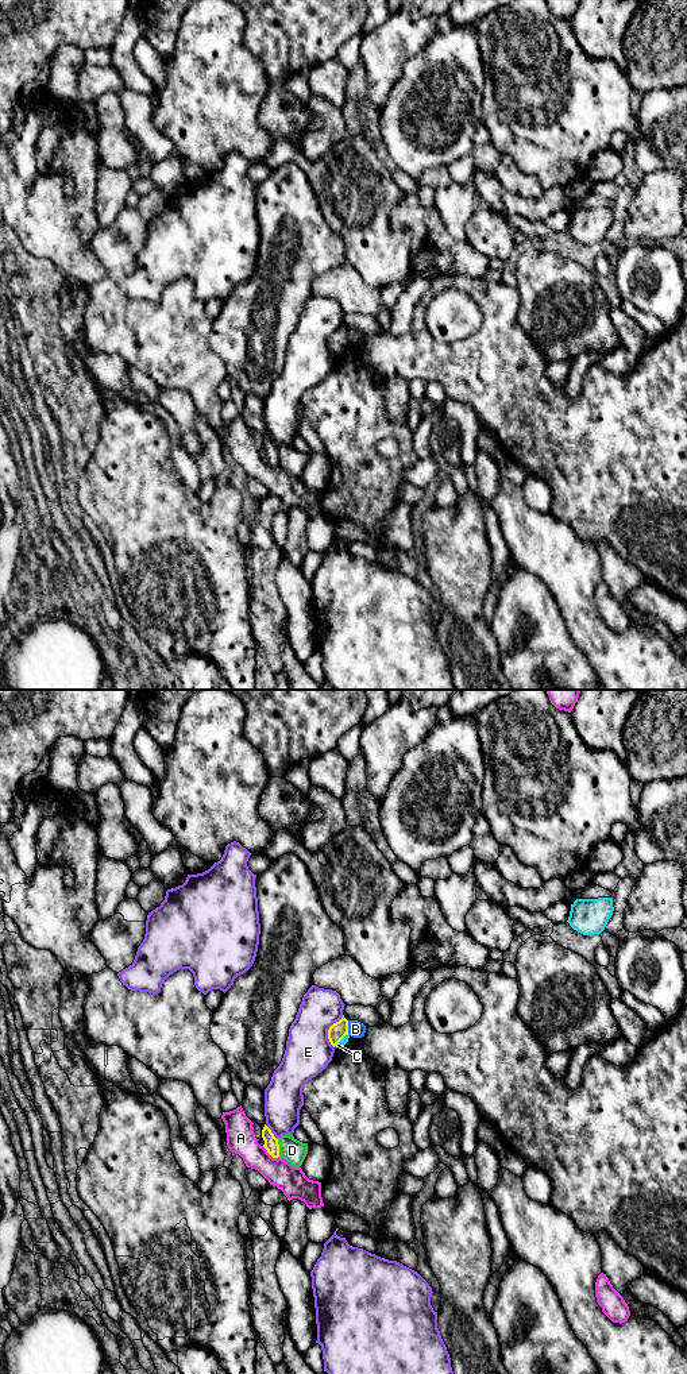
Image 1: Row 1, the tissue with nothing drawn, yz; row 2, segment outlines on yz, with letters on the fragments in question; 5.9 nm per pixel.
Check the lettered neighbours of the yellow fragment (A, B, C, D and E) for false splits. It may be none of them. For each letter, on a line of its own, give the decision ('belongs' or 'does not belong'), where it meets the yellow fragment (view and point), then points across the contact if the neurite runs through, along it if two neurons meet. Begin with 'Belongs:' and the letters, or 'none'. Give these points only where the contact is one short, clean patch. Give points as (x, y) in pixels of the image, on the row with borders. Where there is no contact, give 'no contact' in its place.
Belongs: none
A: does not belong | yz (270, 1154) | along yz (262, 1146), (273, 1157), (278, 1157)
B: does not belong | yz (347, 1027) | along yz (347, 1021), (348, 1033)
C: does not belong | yz (340, 1039) | along yz (348, 1034), (334, 1046)
D: does not belong | yz (278, 1147) | along yz (277, 1139), (280, 1156)
E: does not belong | yz (328, 1031)

